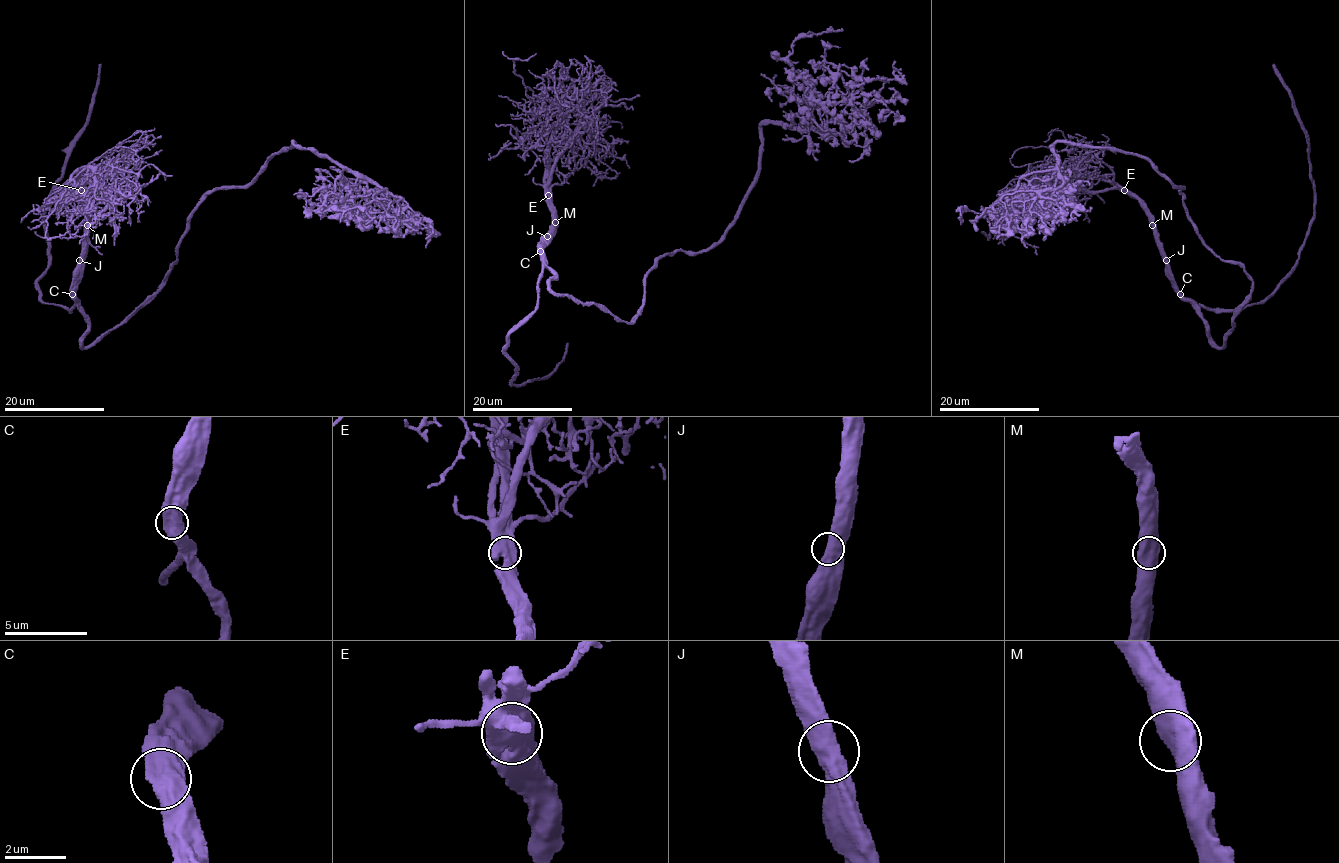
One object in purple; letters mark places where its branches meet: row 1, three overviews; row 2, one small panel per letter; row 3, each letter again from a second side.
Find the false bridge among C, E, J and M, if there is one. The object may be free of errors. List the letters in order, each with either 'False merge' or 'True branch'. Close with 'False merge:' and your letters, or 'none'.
C: True branch
E: True branch
J: True branch
M: True branch
False merge: none

